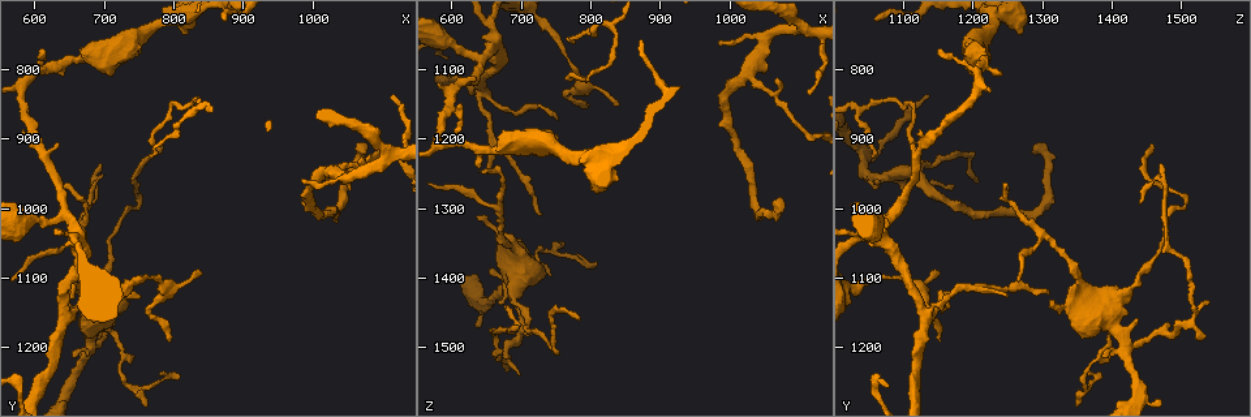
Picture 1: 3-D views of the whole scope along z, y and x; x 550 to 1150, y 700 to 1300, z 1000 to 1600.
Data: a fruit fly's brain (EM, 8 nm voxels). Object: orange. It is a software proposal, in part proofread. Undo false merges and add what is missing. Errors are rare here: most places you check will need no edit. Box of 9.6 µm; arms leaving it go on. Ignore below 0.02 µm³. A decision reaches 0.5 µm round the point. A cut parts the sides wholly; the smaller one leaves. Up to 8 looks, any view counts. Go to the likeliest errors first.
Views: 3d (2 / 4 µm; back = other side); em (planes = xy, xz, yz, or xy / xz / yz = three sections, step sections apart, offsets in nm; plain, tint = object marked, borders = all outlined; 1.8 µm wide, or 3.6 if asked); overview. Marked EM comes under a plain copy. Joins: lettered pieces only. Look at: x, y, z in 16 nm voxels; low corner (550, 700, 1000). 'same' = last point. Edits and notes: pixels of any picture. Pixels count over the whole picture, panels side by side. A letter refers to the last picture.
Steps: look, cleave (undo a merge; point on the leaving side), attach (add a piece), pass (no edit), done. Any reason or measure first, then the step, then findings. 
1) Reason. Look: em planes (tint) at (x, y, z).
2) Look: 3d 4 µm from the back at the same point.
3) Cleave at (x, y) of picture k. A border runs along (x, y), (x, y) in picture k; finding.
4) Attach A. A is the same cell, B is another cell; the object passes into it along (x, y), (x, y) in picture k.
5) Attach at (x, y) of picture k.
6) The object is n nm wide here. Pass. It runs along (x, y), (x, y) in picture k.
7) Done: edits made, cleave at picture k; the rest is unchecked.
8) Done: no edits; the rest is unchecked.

Thin end. Look: 3d 4 µm at (795, 1190, 1150).

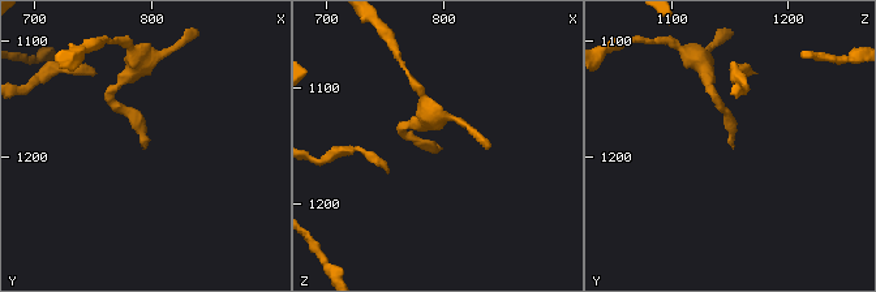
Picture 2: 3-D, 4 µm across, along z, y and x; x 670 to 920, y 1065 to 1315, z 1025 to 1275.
Now the EM. Look: em xz step 8 (borders) at (796, 1188, 1154).

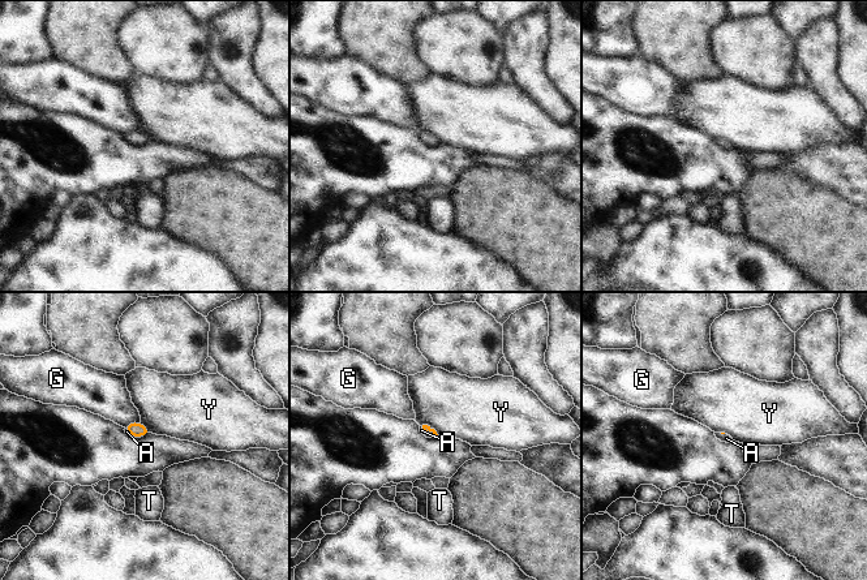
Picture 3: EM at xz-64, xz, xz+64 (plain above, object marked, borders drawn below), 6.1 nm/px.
Look: em planes (borders) at the same point.

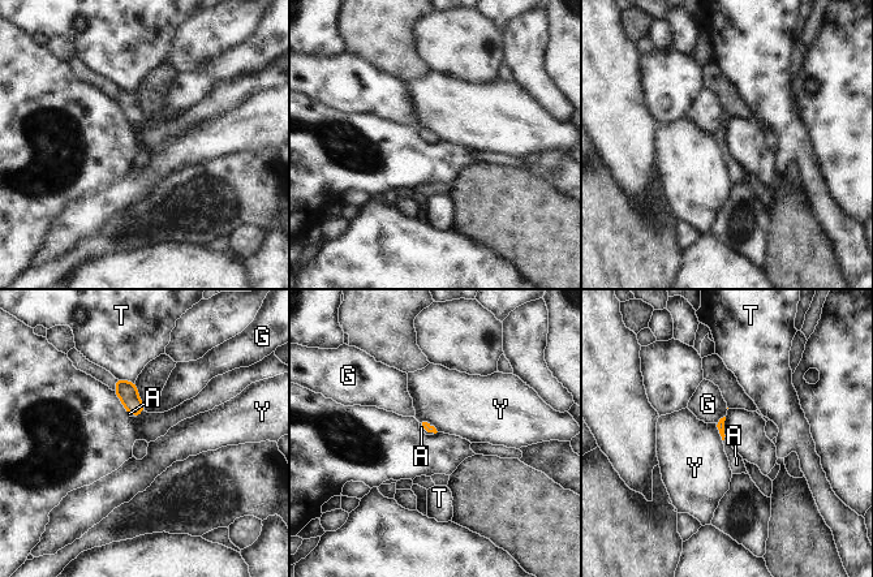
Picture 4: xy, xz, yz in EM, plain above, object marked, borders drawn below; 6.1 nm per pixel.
The longest contact is with Y, 130 nm. Attach A. A is the same cell, G, T and Y are other cells; the object passes into it along (719, 425), (723, 438), (736, 464) in picture 4; the neuron continues.

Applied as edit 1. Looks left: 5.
Free end. Look: 3d 2 µm at (1080, 925, 1285).

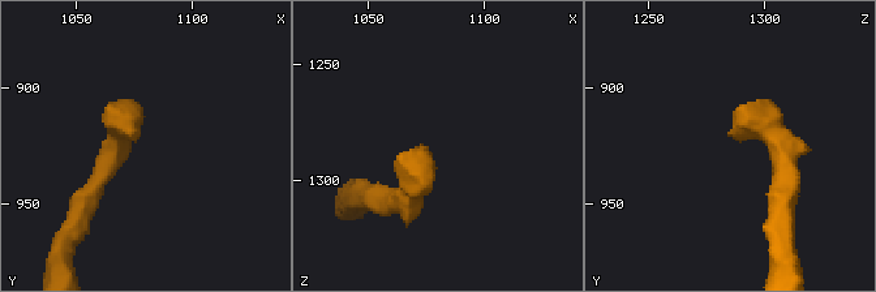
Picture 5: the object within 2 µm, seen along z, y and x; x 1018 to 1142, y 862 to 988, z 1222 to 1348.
Look: em planes (borders) at (1076, 923, 1289).

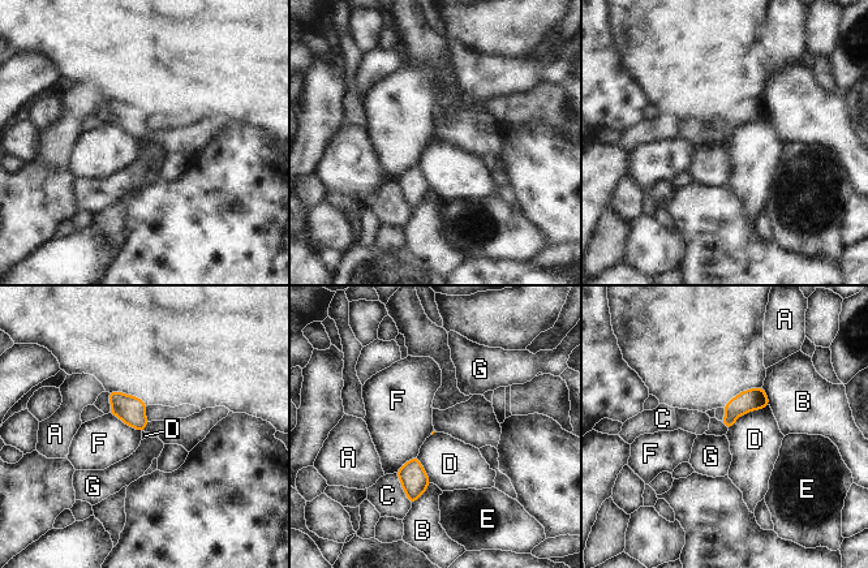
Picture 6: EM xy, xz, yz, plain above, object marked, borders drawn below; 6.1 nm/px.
The longest contact is with D, 300 nm. Pass. A, B, C, D, E, F and G are other cells; no lettered piece goes on from it.

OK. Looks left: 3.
Four-way junction. Look: 3d 4 µm at (660, 1045, 1065).

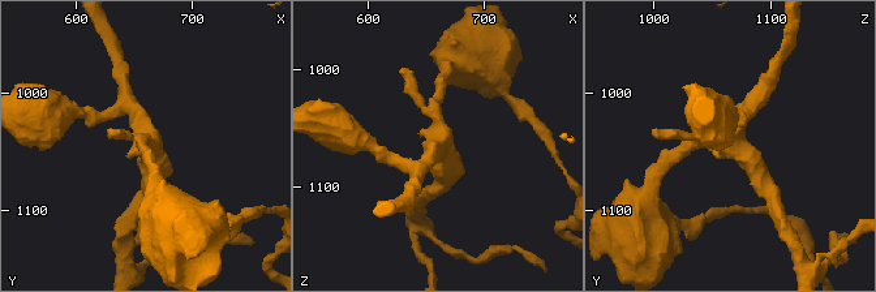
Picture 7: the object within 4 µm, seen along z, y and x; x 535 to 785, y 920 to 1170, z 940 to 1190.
4 arms meet here; now the EM. Look: em yz step 16 (tint) at (660, 1040, 1064).

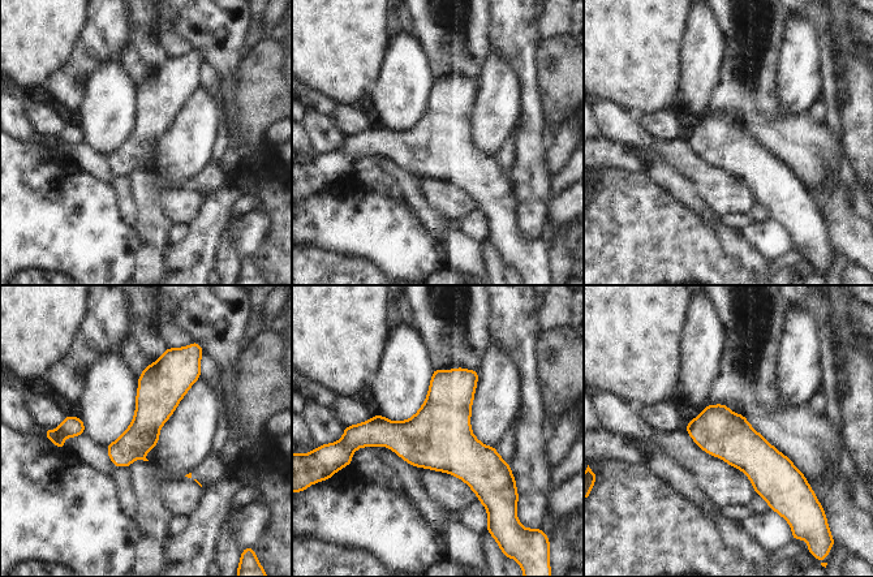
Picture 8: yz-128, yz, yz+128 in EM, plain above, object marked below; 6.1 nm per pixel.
Look: em planes (borders) at the same point.

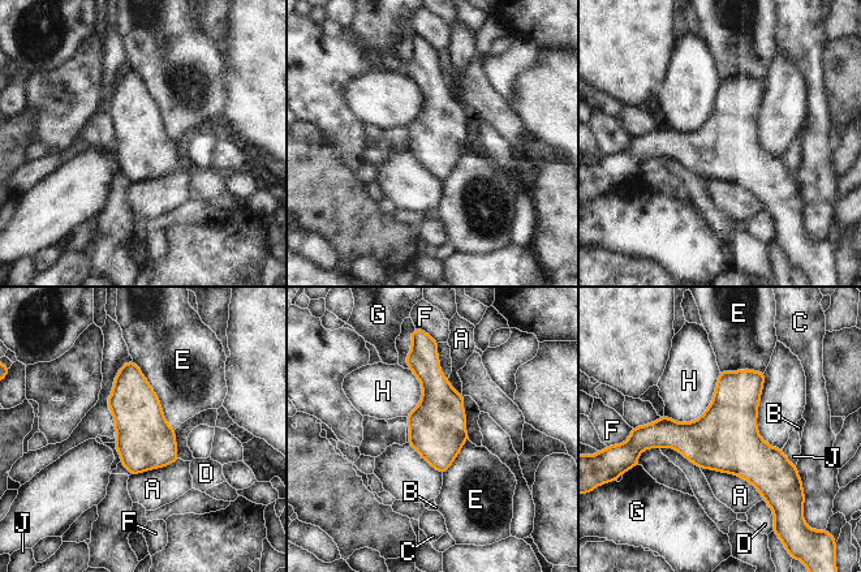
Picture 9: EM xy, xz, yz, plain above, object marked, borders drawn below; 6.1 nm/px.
Pass. A, B, C, D, E, F, G, H and J are other cells; a border runs along (719, 370), (697, 418), (663, 416) in picture 9; continuous, no second neuron.

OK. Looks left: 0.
Done: edits made, attach at picture 4; the rest is unchecked.

